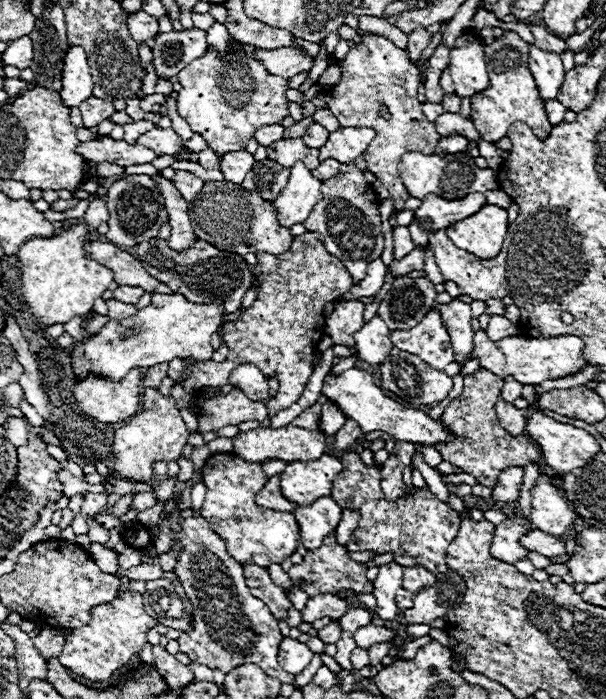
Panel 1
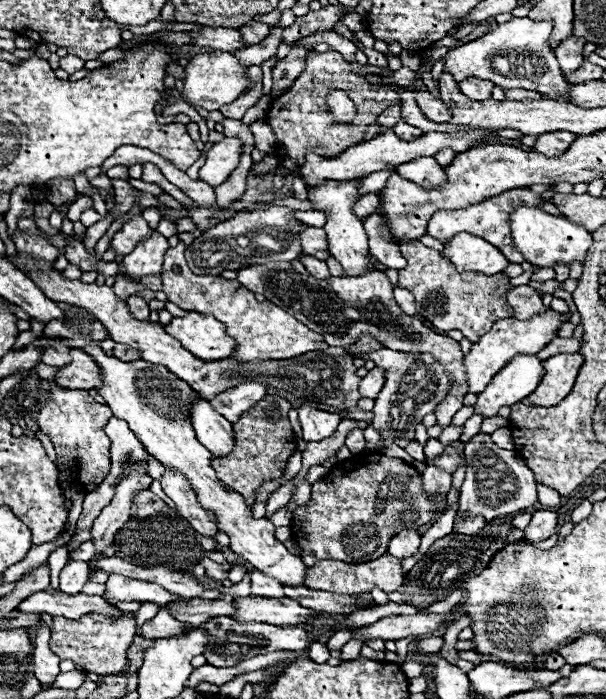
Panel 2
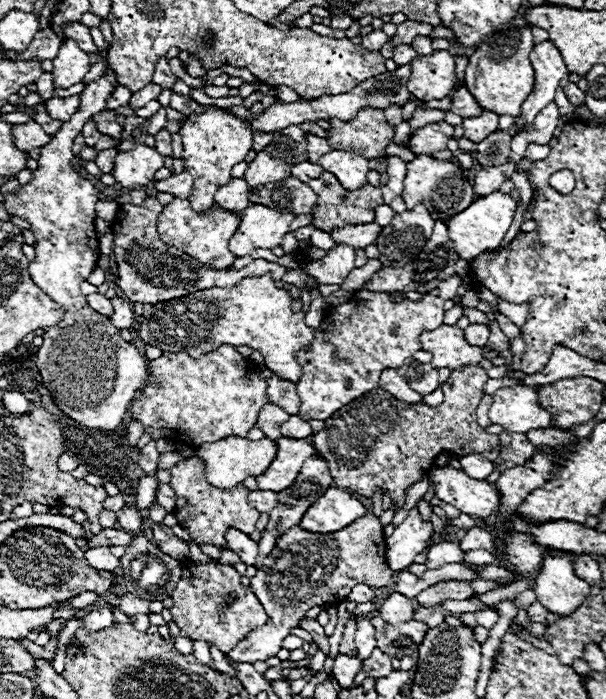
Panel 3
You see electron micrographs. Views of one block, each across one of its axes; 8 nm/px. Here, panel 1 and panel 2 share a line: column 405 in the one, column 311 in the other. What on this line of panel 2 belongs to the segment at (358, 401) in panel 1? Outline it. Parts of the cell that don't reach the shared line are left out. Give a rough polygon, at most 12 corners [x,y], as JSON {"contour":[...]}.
{"contour":[[300,406],[306,442],[332,436],[338,414]]}

